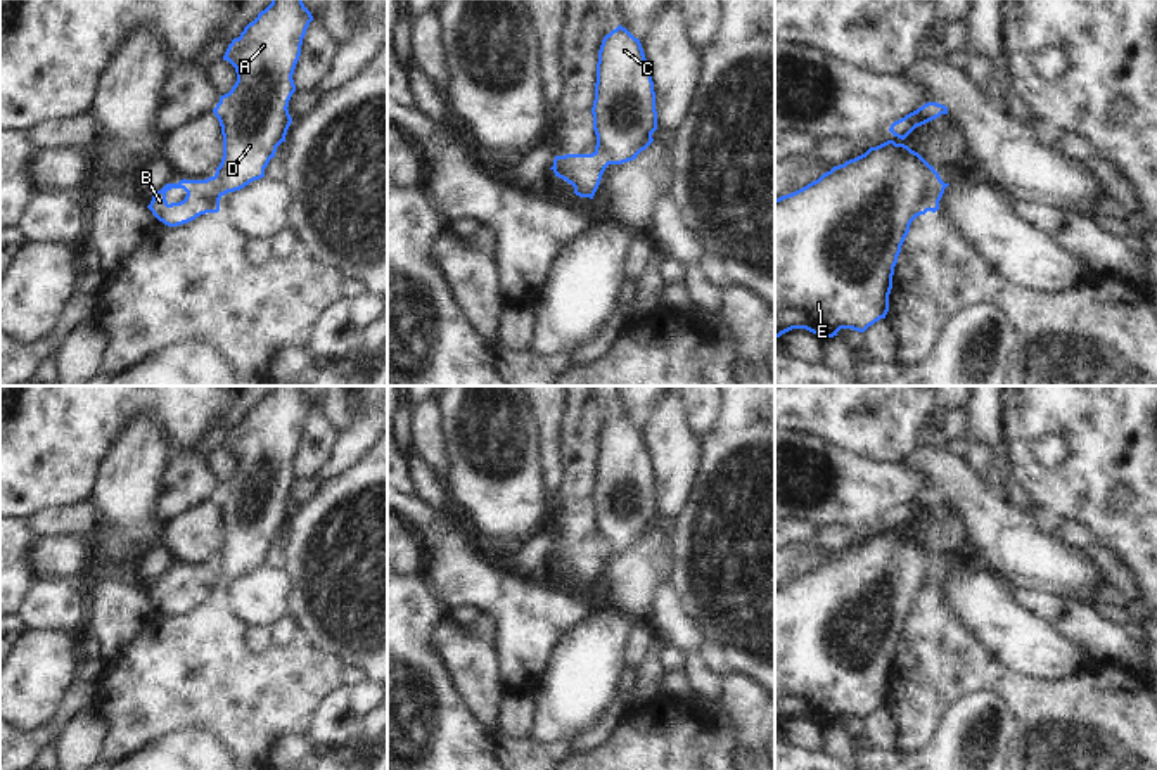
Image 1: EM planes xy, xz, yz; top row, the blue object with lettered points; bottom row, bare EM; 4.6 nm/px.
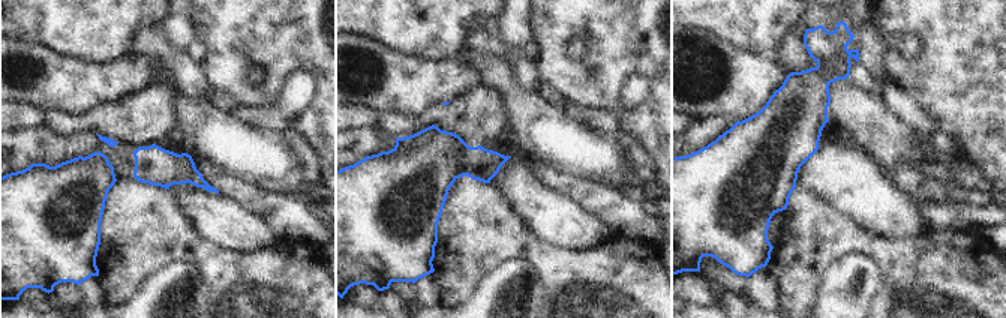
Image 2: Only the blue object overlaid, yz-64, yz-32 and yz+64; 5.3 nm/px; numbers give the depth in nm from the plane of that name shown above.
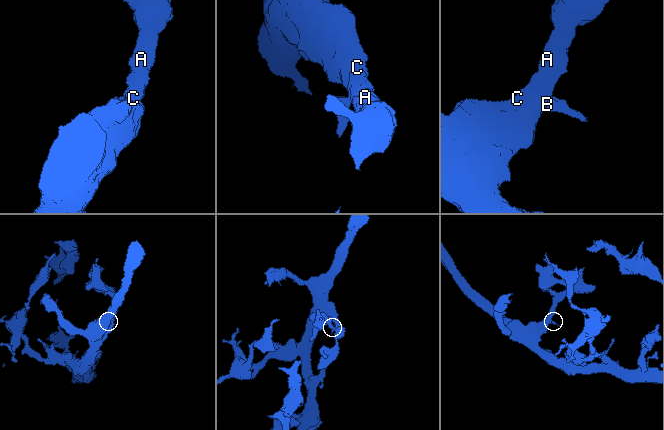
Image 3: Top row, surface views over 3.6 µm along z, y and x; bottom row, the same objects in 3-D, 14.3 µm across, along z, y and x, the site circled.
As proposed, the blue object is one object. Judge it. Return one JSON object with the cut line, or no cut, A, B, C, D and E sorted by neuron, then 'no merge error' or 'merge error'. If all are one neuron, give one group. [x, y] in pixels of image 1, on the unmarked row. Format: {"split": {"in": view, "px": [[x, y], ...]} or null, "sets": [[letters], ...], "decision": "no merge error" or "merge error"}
{"split": {"in": "yz", "px": [[939, 564], [933, 570], [927, 597]]}, "sets": [["A", "C", "D", "E"], ["B"]], "decision": "merge error"}

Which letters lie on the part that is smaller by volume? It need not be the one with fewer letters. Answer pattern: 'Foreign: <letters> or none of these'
Foreign: B

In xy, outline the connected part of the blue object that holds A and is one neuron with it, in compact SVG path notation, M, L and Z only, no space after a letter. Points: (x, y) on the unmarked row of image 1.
M272 386L272 391L228 433L223 448L235 455L237 469L213 497L223 523L223 545L213 564L221 583L263 566L277 535L285 529L292 510L287 495L296 479L292 462L311 408L313 403L303 386Z

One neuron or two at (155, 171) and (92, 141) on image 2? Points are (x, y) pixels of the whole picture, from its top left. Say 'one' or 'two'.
one

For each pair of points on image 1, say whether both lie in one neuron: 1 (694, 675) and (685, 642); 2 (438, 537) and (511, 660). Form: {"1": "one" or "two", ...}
{"1": "one", "2": "one"}

